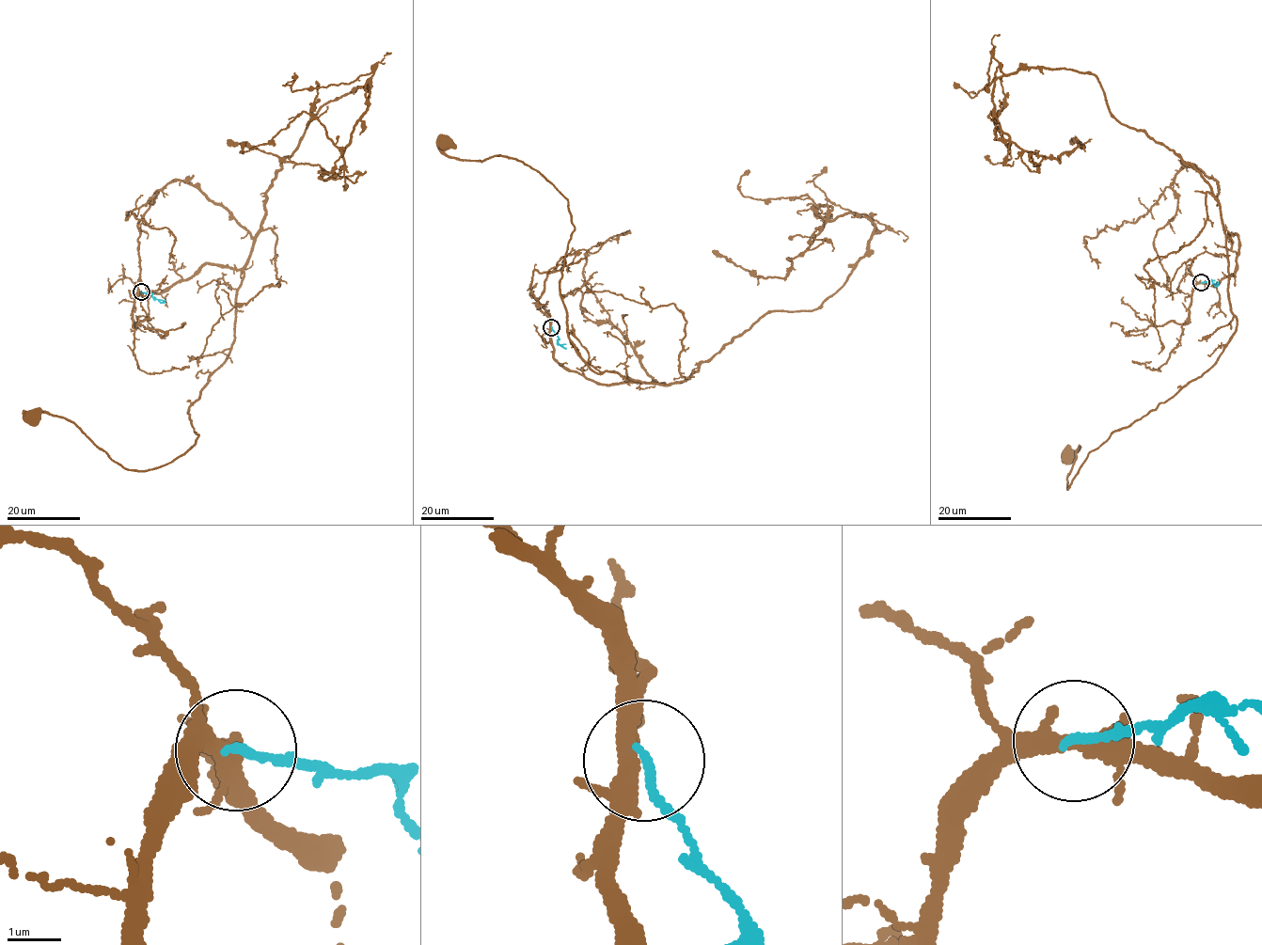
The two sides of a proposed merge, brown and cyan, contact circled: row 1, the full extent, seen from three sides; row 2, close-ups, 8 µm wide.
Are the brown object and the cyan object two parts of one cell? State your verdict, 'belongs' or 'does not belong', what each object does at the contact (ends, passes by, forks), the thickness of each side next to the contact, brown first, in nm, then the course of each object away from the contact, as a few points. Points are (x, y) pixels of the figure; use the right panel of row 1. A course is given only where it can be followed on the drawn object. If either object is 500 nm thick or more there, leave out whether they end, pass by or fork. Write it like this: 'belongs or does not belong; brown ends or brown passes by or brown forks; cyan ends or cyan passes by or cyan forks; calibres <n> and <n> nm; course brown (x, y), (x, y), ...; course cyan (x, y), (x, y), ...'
does not belong; brown forks; cyan ends; calibres 300 and 150 nm; course brown (1201, 282), (1234, 273), (1236, 234), (1237, 322), (1211, 367), (1089, 452), (1067, 489), (1080, 448), (1065, 454); course cyan (1201, 282), (1219, 283)

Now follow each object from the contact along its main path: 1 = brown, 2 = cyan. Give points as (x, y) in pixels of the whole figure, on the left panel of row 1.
1: (140, 291), (205, 263), (243, 272), (228, 355), (188, 410), (194, 444), (132, 470), (65, 418), (32, 415)
2: (141, 291), (165, 300)

